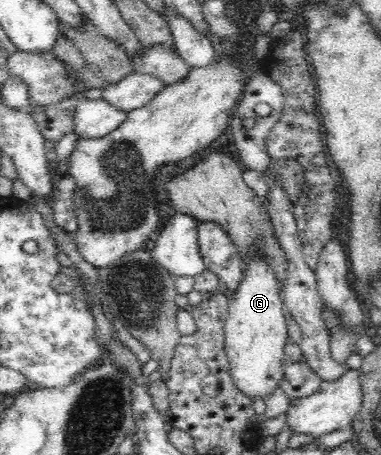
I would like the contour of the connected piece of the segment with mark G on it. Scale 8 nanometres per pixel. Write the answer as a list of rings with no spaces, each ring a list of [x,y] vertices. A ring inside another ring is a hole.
[[[263,256],[249,258],[241,284],[229,298],[228,318],[224,327],[224,350],[229,358],[233,384],[239,388],[239,392],[247,394],[251,401],[259,398],[265,401],[269,393],[280,386],[284,367],[288,363],[283,352],[288,337],[283,315],[284,299],[271,264]]]

